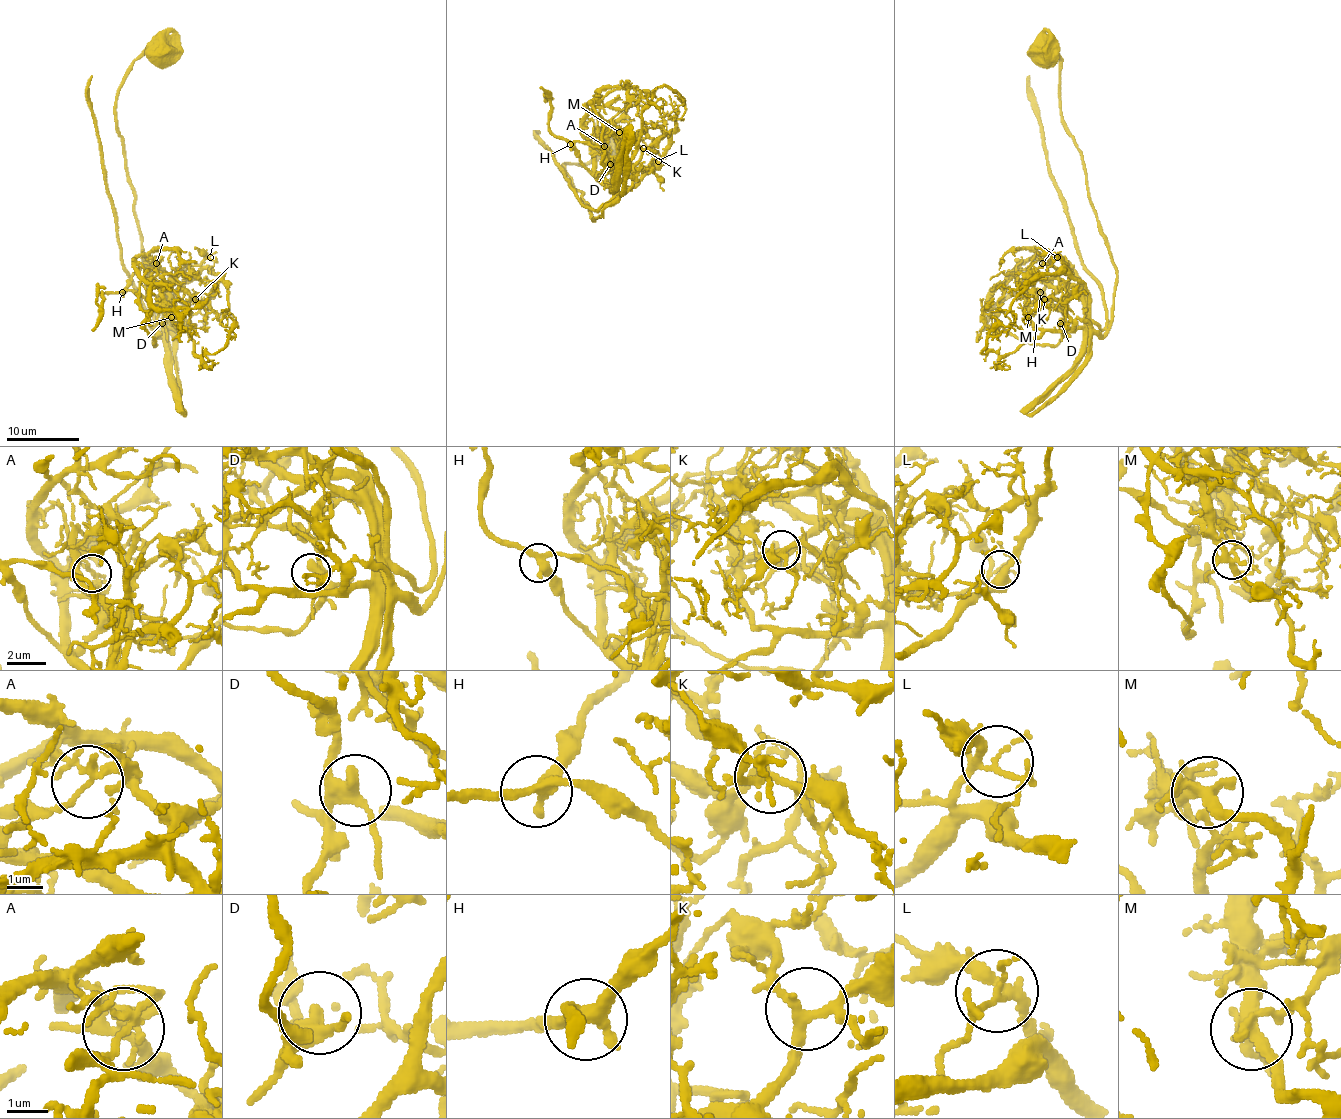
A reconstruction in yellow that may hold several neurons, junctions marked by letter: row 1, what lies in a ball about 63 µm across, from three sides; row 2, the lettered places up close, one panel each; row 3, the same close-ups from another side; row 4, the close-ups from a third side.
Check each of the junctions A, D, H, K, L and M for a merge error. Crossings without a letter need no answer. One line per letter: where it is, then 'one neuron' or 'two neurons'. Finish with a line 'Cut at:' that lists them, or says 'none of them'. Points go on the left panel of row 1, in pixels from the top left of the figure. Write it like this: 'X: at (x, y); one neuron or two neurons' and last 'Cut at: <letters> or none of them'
A: at (156, 263); two neurons
D: at (162, 323); one neuron
H: at (122, 292); one neuron
K: at (195, 299); one neuron
L: at (210, 257); one neuron
M: at (171, 317); two neurons
Cut at: A, M

